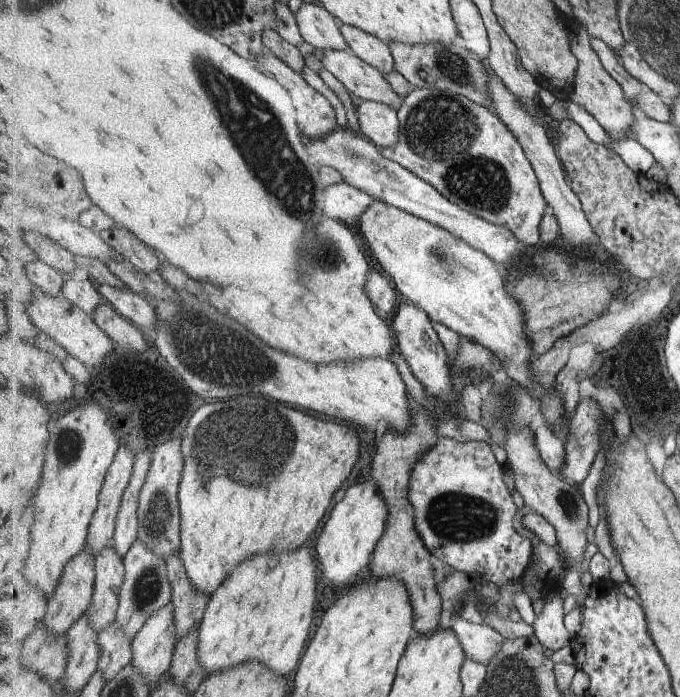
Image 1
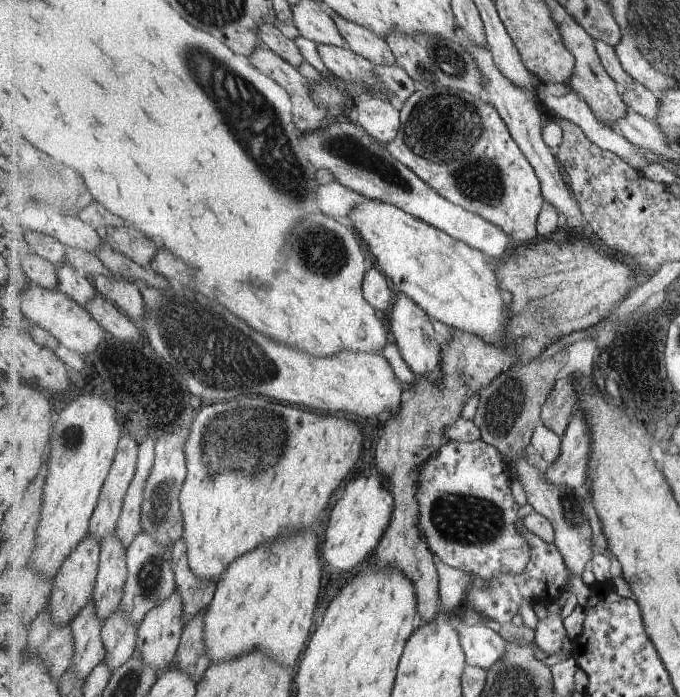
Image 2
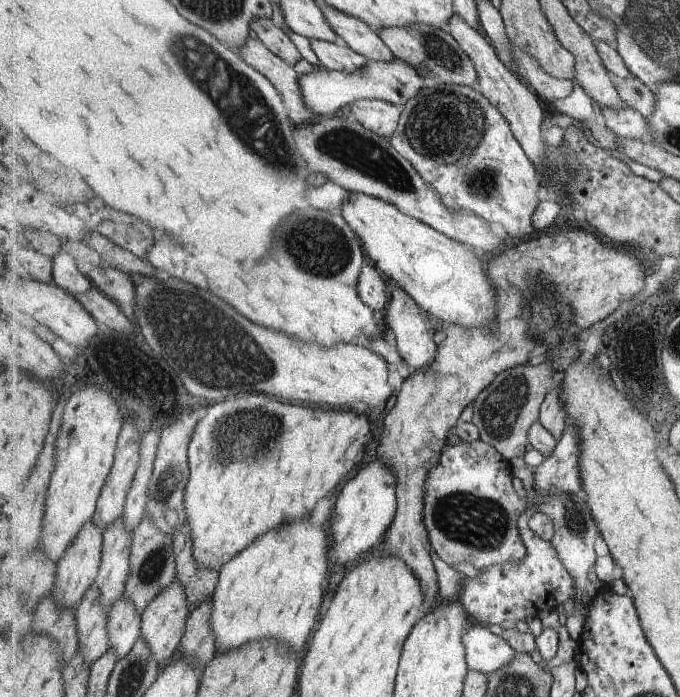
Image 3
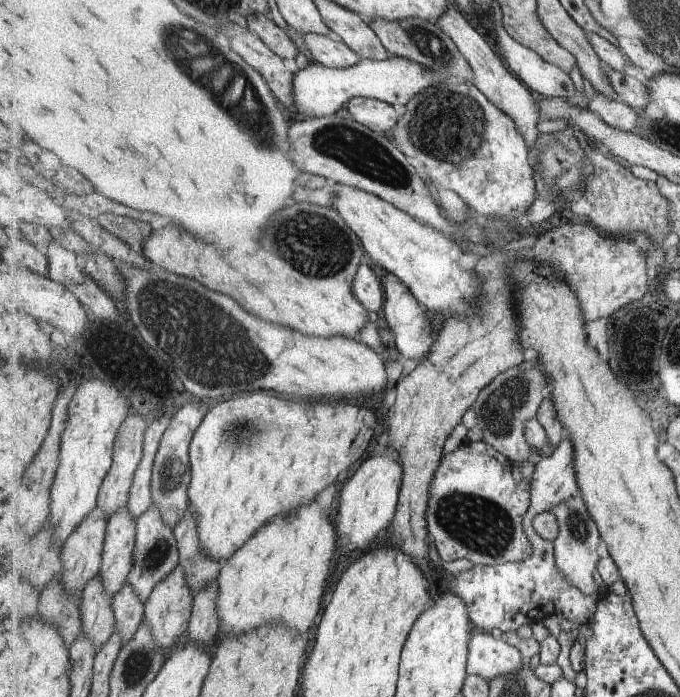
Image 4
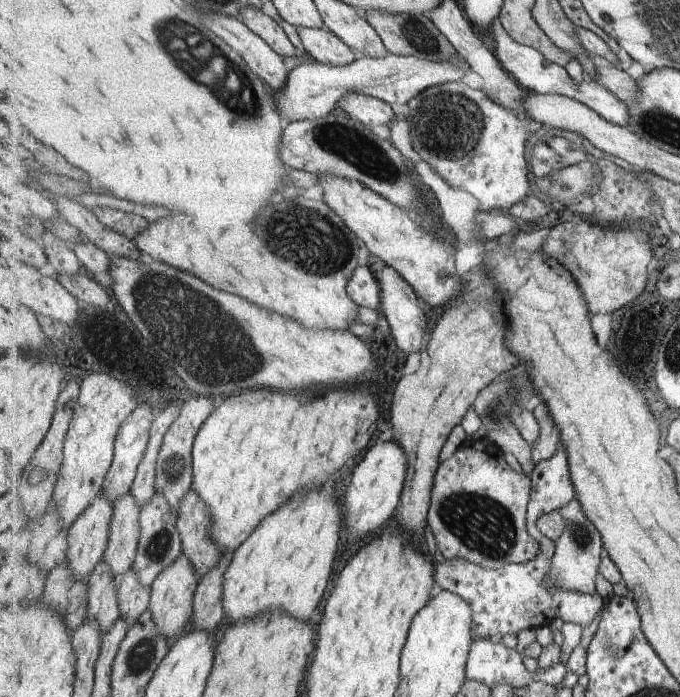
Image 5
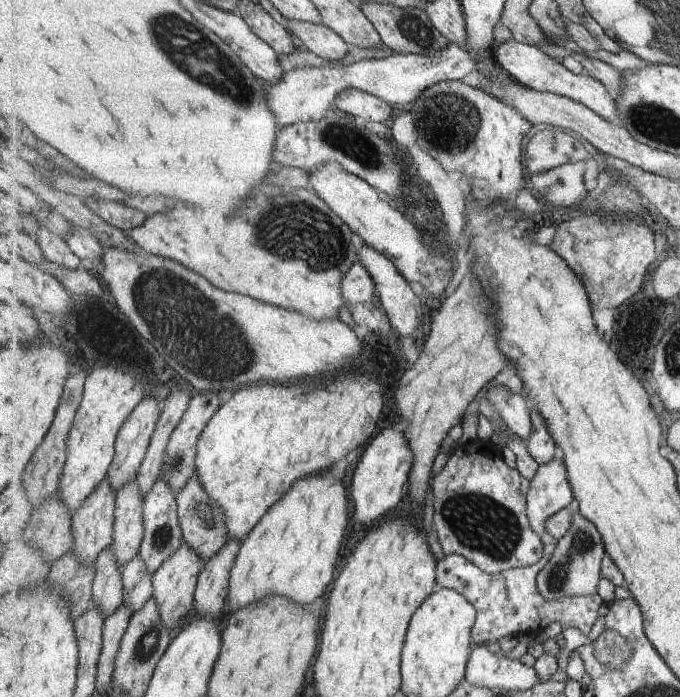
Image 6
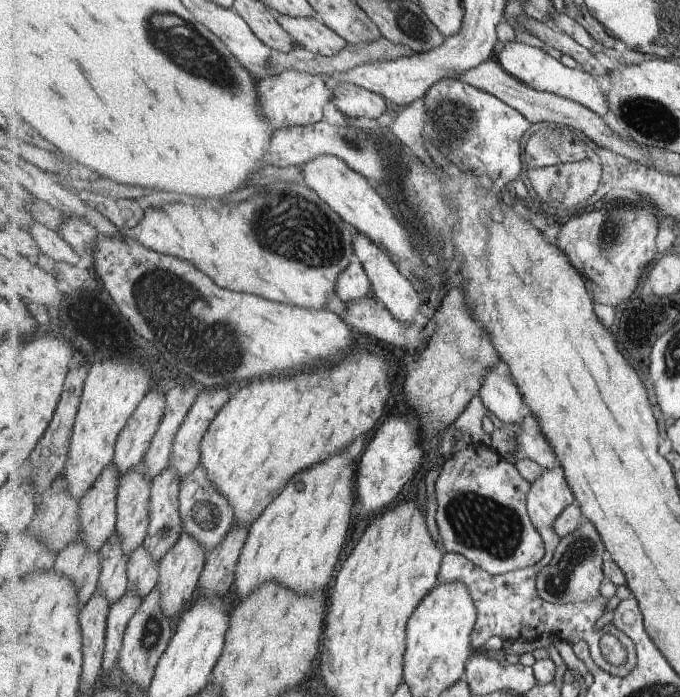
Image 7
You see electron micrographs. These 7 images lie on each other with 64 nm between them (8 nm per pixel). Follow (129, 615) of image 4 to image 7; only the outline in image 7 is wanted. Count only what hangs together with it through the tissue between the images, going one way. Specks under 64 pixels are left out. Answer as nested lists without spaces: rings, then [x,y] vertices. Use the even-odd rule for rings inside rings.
[[[144,545],[139,546],[135,552],[130,555],[130,561],[127,565],[127,574],[129,574],[128,588],[137,588],[137,592],[143,597],[149,596],[153,588],[158,586],[159,576],[161,576],[160,562],[157,562]]]

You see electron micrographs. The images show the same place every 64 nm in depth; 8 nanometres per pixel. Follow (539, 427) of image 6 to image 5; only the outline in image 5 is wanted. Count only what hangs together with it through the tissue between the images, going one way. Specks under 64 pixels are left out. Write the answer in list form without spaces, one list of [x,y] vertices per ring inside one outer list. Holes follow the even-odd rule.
[[[541,403],[533,412],[539,426],[541,426],[541,436],[537,444],[533,444],[533,458],[535,463],[549,460],[562,446],[561,432],[558,431],[557,424],[553,422],[547,404]]]

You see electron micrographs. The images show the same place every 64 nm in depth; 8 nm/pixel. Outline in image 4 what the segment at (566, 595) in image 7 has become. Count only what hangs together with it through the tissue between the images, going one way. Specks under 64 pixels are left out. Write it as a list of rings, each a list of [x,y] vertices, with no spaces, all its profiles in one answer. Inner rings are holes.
[[[580,497],[573,498],[570,501],[563,501],[550,511],[557,514],[560,526],[559,538],[554,542],[557,570],[561,572],[565,582],[569,582],[571,586],[578,588],[583,594],[595,597],[604,590],[593,578],[593,572],[600,565],[597,546],[599,546],[599,540],[602,539],[597,523],[593,520],[592,515],[589,514],[588,506],[585,506],[584,500]]]

